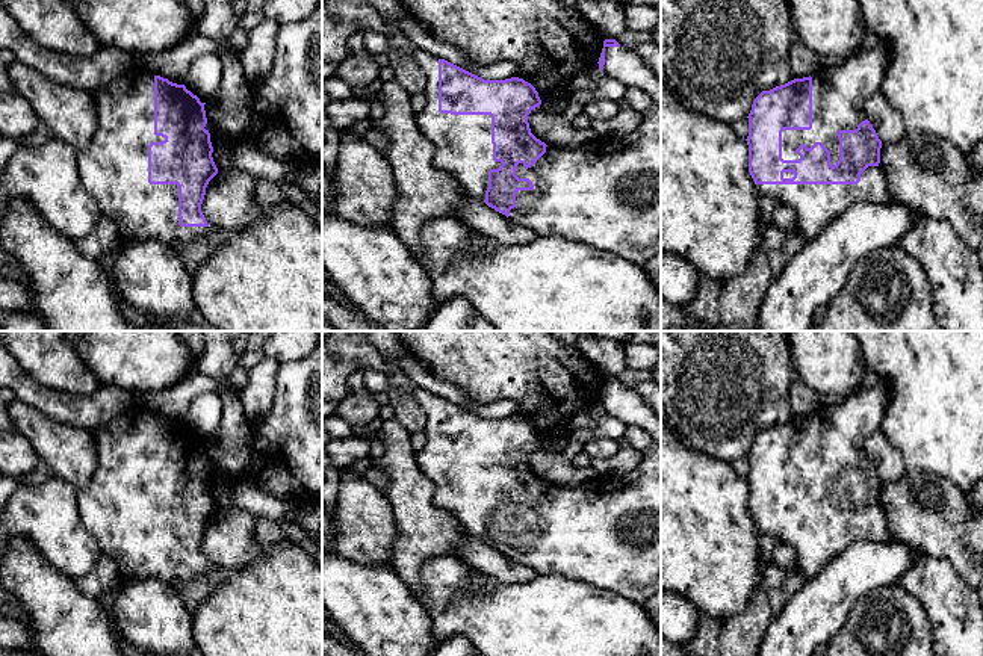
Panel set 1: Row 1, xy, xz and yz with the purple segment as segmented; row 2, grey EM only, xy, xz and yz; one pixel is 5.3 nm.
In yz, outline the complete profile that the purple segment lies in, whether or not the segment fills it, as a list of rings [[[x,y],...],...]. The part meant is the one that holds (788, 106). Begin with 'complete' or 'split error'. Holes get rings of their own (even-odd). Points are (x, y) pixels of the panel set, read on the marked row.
split error | [[[886,42],[861,54],[850,54],[841,65],[821,65],[812,76],[794,79],[770,91],[762,91],[749,113],[749,172],[761,196],[773,196],[797,213],[798,233],[805,240],[815,239],[824,227],[857,203],[888,204],[889,192],[880,163],[882,141],[867,119],[864,103],[880,91],[889,67]]]

